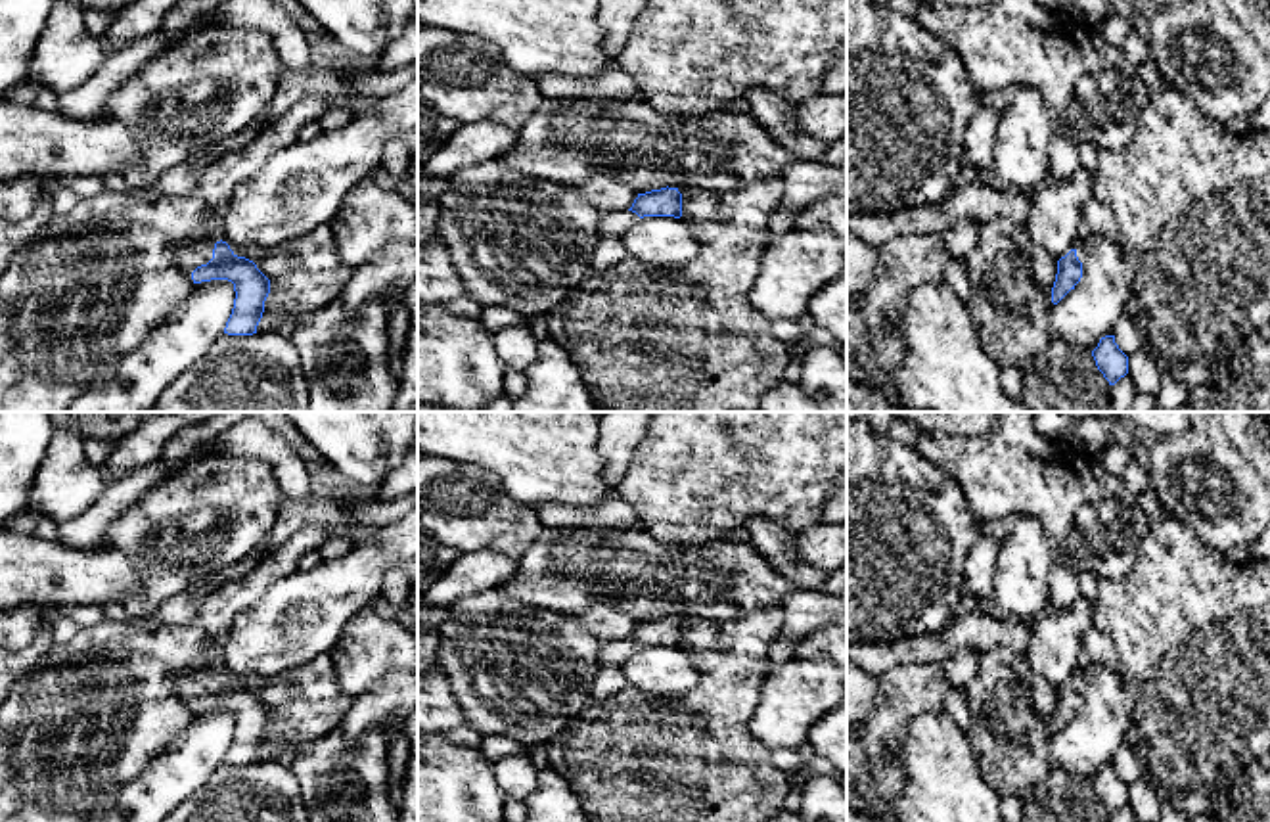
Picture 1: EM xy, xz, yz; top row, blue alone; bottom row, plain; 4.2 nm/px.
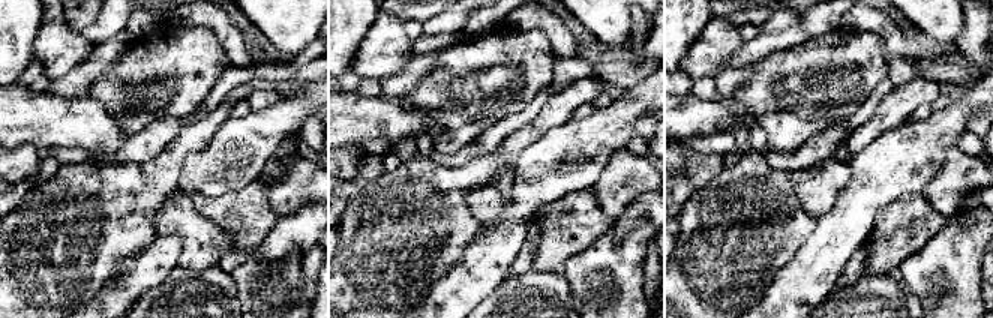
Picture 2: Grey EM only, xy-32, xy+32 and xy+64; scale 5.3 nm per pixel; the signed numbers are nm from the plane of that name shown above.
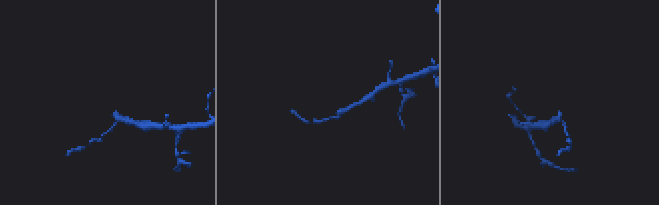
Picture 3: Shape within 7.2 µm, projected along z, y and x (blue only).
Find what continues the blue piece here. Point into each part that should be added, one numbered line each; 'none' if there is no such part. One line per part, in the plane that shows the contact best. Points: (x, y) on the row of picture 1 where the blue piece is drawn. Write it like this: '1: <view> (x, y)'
1: xy (200, 253)

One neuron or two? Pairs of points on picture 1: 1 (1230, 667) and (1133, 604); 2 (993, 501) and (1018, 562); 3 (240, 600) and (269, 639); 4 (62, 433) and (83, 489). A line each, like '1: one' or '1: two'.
1: one
2: two
3: two
4: one

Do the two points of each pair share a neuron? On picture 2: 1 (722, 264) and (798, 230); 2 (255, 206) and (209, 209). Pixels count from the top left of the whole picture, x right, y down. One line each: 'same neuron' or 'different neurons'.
1: same neuron
2: same neuron

